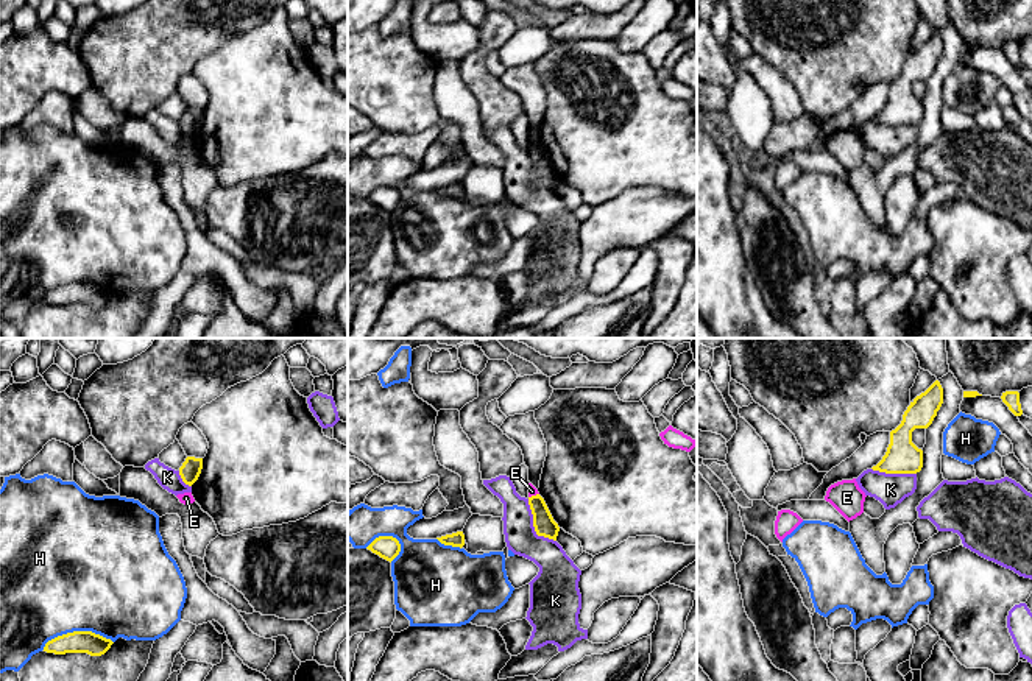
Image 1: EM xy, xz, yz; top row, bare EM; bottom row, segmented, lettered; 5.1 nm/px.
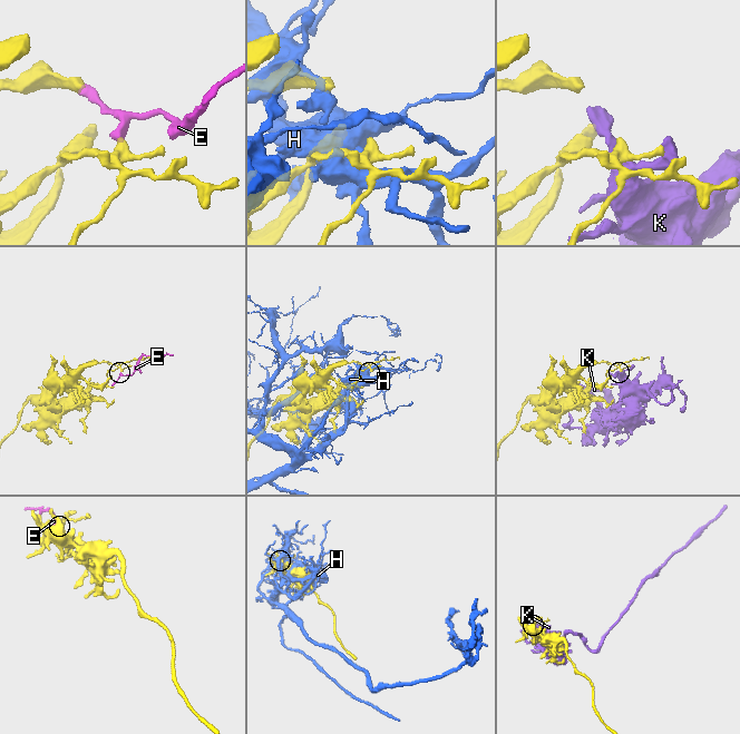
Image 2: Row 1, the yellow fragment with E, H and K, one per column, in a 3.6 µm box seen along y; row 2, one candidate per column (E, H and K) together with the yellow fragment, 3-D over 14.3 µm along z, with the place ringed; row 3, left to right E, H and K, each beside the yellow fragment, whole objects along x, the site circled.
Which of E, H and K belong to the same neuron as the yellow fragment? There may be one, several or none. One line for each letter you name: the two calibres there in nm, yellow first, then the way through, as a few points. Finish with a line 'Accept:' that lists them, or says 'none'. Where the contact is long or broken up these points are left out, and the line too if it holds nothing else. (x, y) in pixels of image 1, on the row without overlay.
K: 110 nm thick on the yellow side, 180 nm on the other
Accept: K

